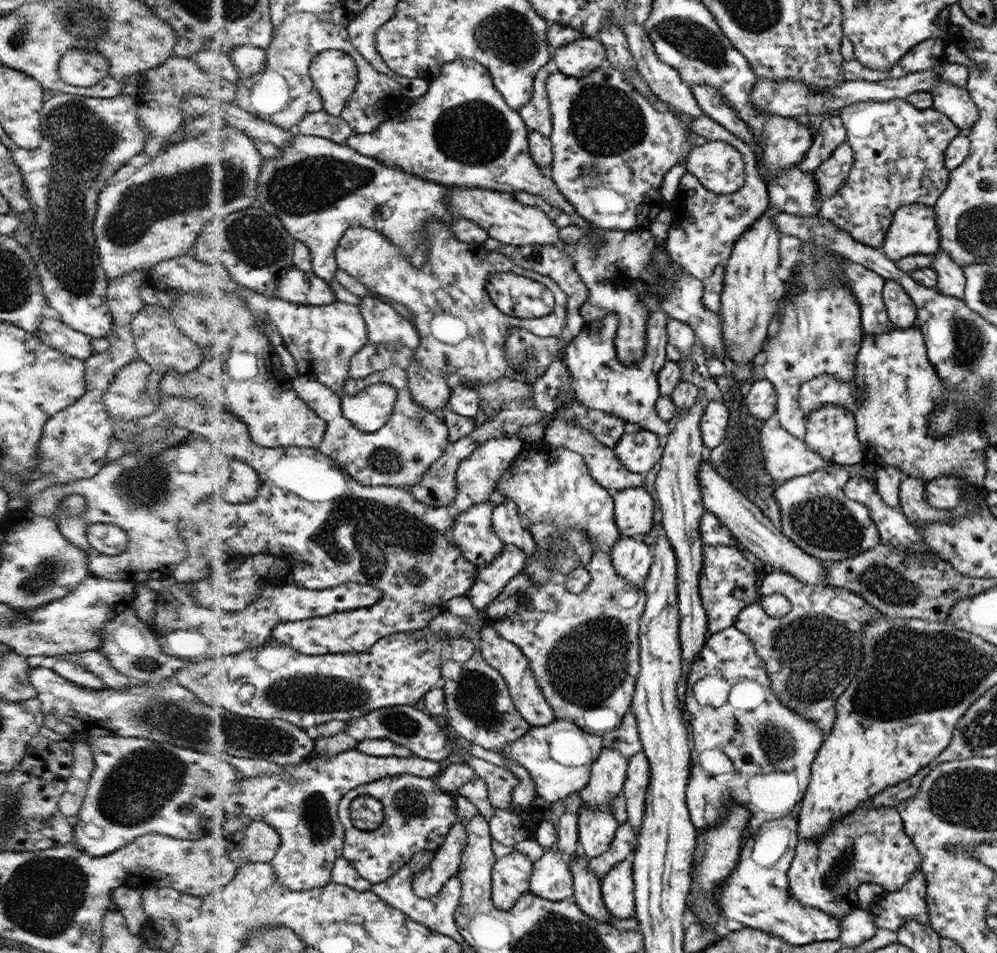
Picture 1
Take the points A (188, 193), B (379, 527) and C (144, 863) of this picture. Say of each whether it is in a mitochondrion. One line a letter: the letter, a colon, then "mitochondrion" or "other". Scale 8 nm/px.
A: mitochondrion
B: mitochondrion
C: other

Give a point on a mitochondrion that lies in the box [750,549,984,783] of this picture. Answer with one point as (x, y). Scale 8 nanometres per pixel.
(815, 653)

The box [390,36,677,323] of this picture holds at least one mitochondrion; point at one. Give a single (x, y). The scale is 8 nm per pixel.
(603, 120)

